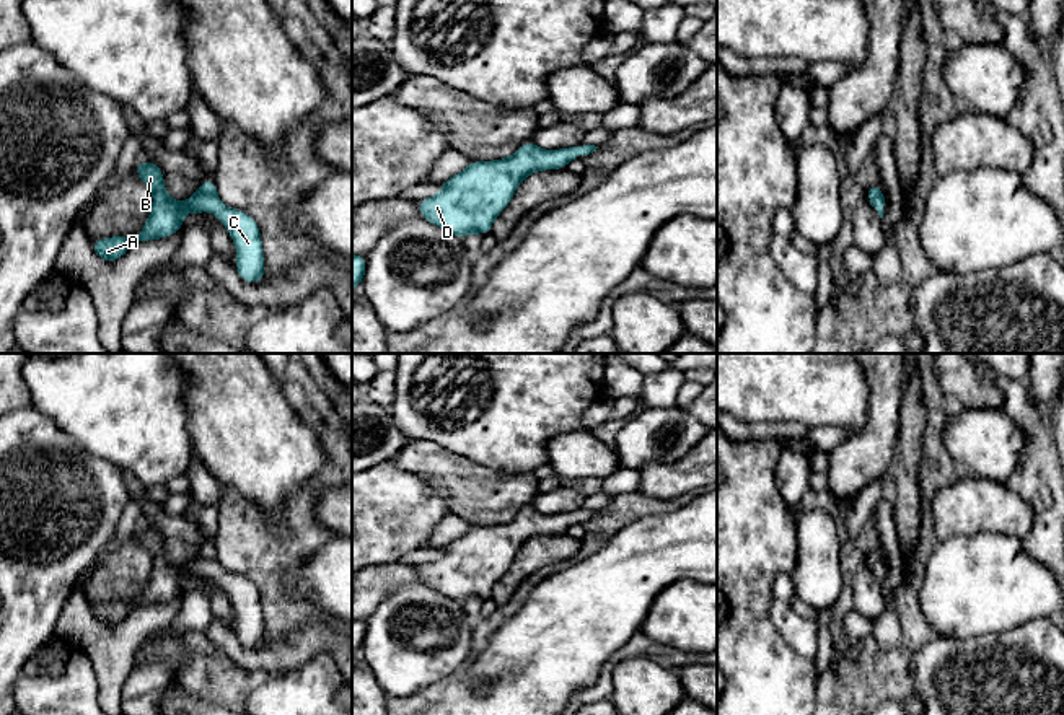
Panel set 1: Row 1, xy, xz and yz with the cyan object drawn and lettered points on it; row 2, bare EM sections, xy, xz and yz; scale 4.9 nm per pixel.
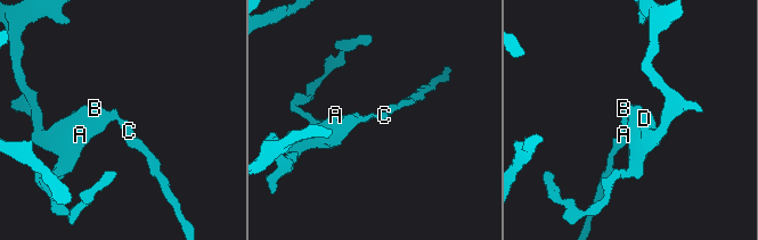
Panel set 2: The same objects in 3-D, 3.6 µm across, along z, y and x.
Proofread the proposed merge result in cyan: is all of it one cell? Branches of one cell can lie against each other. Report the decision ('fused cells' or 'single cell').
single cell

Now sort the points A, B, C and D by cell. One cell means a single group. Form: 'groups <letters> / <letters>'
groups A B C D

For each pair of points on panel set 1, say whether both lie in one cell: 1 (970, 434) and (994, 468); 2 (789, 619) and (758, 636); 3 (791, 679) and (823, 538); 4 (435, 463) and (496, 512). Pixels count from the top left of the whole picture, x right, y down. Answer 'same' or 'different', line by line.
1: same
2: different
3: different
4: same

